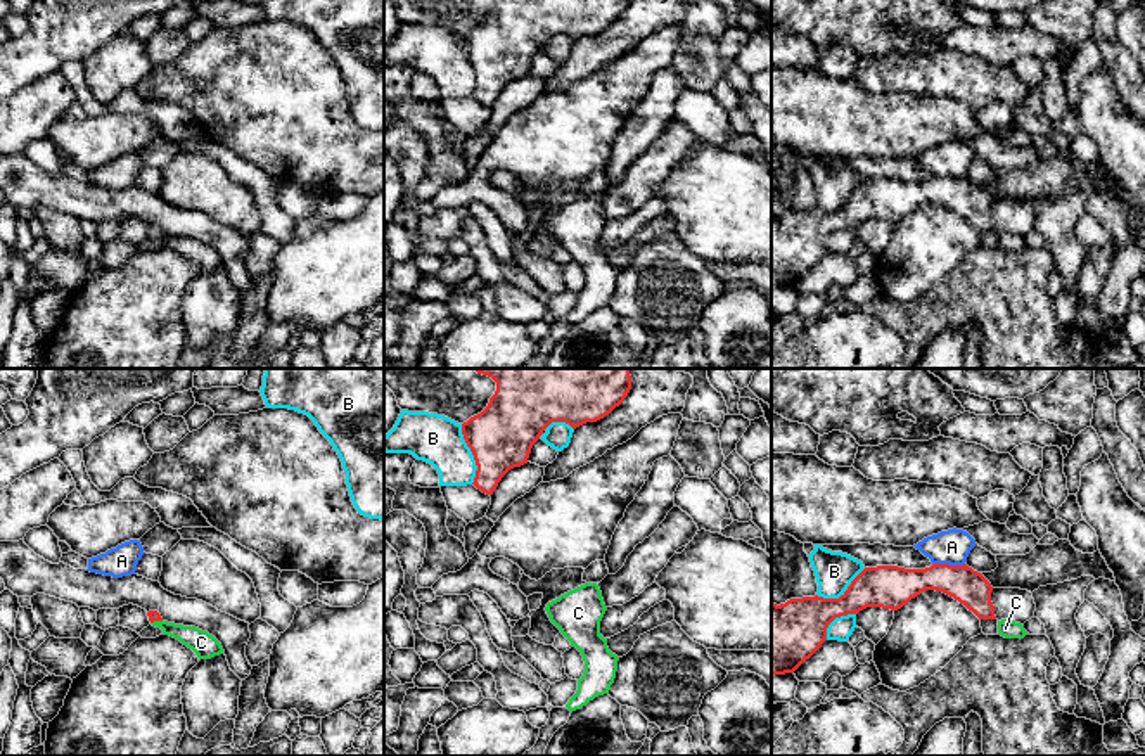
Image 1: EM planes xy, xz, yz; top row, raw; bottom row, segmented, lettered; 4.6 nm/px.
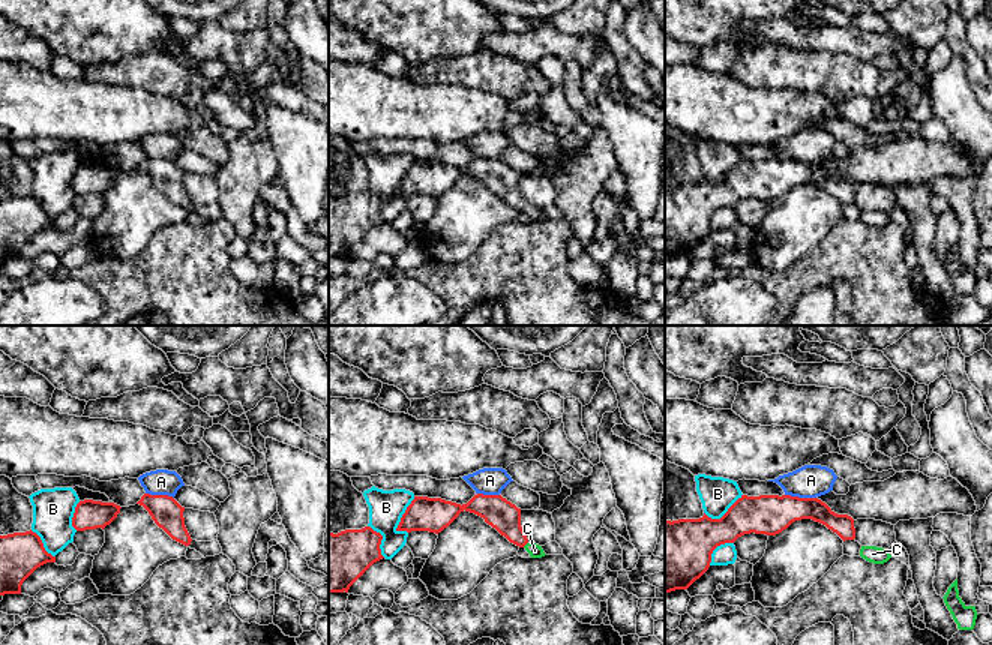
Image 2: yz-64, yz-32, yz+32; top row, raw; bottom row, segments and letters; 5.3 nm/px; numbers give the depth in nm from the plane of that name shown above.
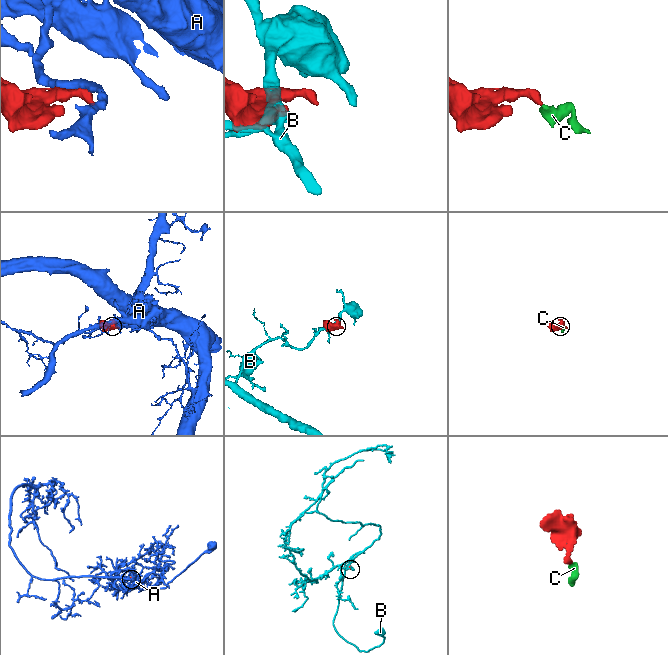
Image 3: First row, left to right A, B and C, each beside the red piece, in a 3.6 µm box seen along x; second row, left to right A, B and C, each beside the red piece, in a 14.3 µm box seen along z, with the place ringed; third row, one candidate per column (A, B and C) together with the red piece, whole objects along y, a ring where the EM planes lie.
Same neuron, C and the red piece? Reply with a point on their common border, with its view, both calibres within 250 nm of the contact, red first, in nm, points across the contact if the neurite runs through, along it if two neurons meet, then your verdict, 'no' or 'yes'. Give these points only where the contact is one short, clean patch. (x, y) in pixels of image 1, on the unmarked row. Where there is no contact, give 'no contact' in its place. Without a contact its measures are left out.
contact xy (156, 232); calibres 50 and 110 nm; way xy (153, 227), (156, 232), (201, 255); yes

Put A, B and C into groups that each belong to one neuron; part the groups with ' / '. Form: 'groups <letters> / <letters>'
groups A / B / C

